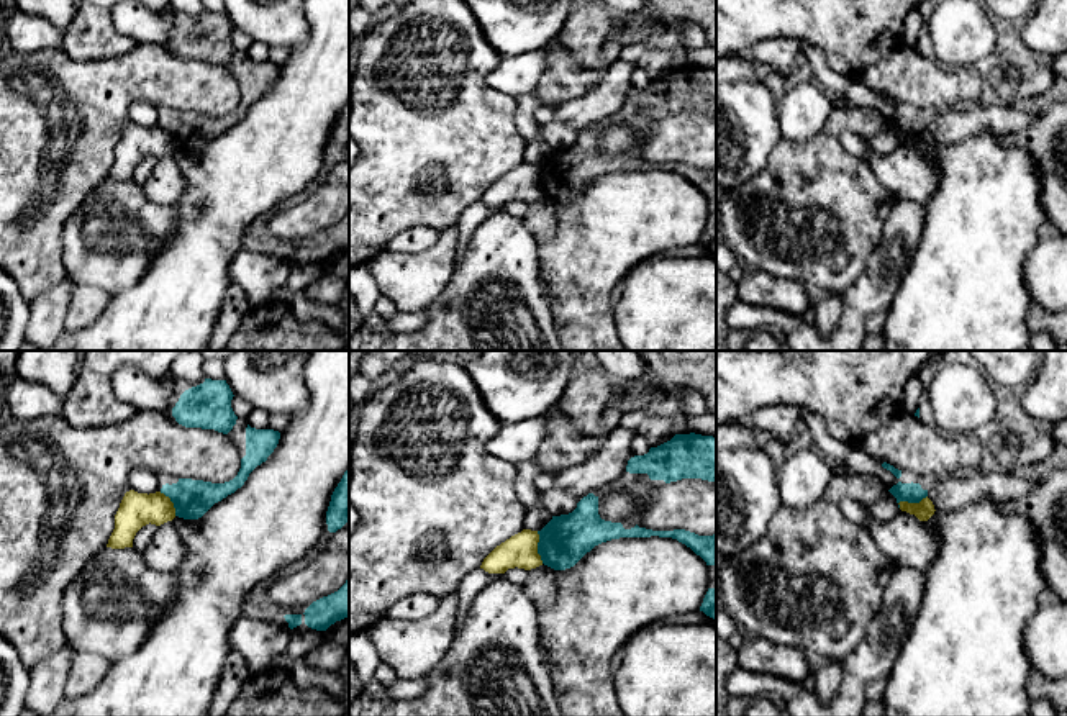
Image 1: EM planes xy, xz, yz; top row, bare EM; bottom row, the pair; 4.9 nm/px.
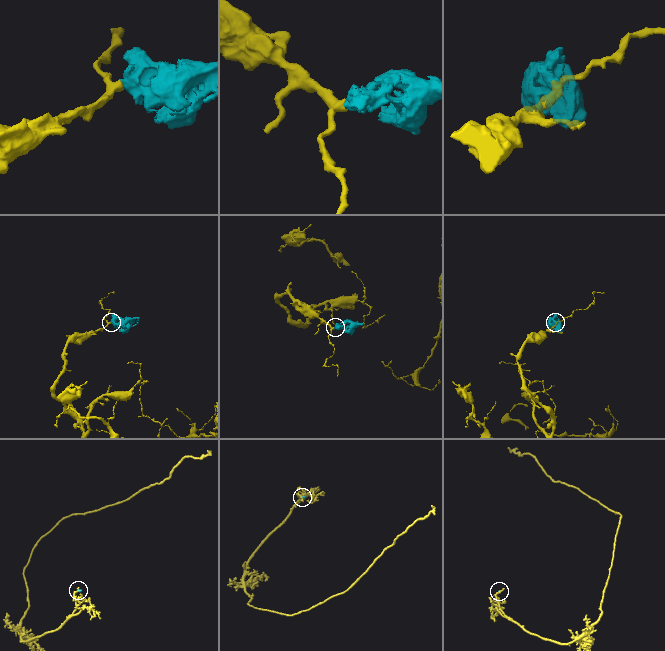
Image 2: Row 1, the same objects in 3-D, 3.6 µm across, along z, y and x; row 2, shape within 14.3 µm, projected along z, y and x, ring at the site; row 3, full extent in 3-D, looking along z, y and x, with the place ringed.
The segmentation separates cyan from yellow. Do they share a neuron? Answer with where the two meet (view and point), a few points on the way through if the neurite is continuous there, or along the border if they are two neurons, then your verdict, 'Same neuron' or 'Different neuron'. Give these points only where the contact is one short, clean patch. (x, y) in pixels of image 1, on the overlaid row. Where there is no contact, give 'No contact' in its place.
Touches cyan at xz (538, 548). Boundary: xz (536, 531), (538, 554), (543, 562). Different neuron

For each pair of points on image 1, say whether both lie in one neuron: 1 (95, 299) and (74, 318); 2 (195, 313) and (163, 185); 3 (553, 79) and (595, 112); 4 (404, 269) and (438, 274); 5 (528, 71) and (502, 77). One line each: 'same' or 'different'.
1: same
2: different
3: different
4: same
5: same

